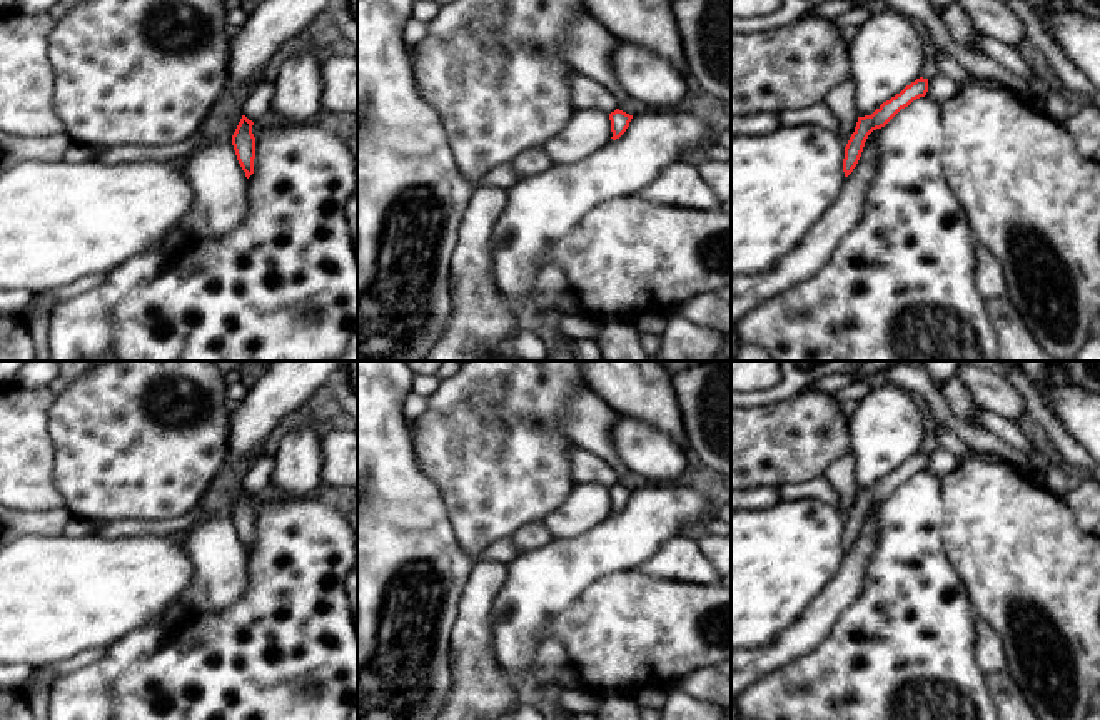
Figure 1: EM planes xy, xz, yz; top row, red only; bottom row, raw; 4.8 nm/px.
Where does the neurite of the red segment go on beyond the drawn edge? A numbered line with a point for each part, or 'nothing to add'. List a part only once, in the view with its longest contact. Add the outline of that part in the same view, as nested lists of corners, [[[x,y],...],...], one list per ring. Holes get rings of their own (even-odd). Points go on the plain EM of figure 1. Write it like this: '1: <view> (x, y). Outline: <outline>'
nothing to add

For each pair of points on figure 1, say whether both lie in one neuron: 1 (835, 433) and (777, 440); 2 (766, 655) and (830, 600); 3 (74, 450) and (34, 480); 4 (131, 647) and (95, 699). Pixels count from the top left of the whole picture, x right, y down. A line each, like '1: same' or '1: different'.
1: same
2: same
3: different
4: same

